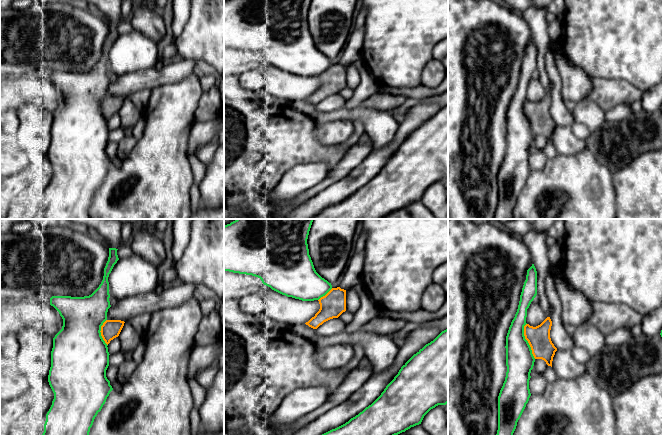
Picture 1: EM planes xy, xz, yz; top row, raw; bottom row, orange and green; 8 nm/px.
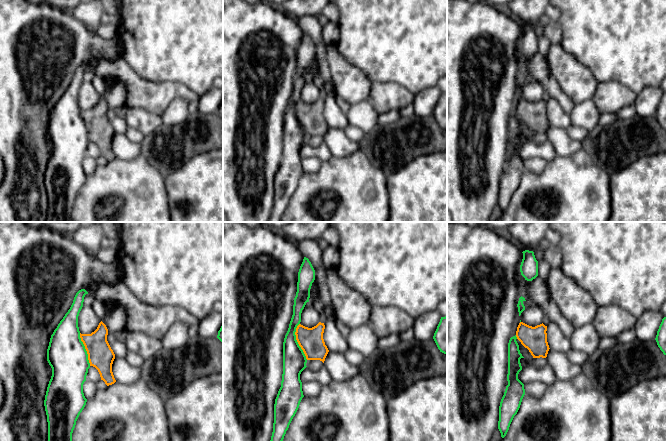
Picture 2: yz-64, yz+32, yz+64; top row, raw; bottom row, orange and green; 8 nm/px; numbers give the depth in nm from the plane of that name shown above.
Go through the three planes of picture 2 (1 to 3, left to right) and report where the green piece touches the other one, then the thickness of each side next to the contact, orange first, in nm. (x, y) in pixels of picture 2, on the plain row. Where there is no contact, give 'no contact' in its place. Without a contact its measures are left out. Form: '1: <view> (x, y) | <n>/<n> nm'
1: yz-64 (85, 124) | 200/320 nm
2: yz+32 (297, 117) | 200/190 nm
3: yz+64 (516, 112) | 190/110 nm

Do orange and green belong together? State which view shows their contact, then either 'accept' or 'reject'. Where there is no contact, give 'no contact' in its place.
meets orange in yz; reject

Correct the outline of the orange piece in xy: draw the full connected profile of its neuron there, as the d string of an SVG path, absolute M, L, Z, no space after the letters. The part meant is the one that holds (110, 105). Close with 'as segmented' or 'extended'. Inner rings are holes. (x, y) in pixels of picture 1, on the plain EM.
M106 96L101 102L101 112L108 121L111 116L118 113L123 102L124 97L121 96Z; as segmented

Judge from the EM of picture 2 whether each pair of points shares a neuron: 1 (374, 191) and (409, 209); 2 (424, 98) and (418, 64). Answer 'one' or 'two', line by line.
1: two
2: two

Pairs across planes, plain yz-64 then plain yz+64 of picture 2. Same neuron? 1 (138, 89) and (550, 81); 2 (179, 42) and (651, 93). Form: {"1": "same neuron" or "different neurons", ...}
{"1": "different neurons", "2": "different neurons"}

